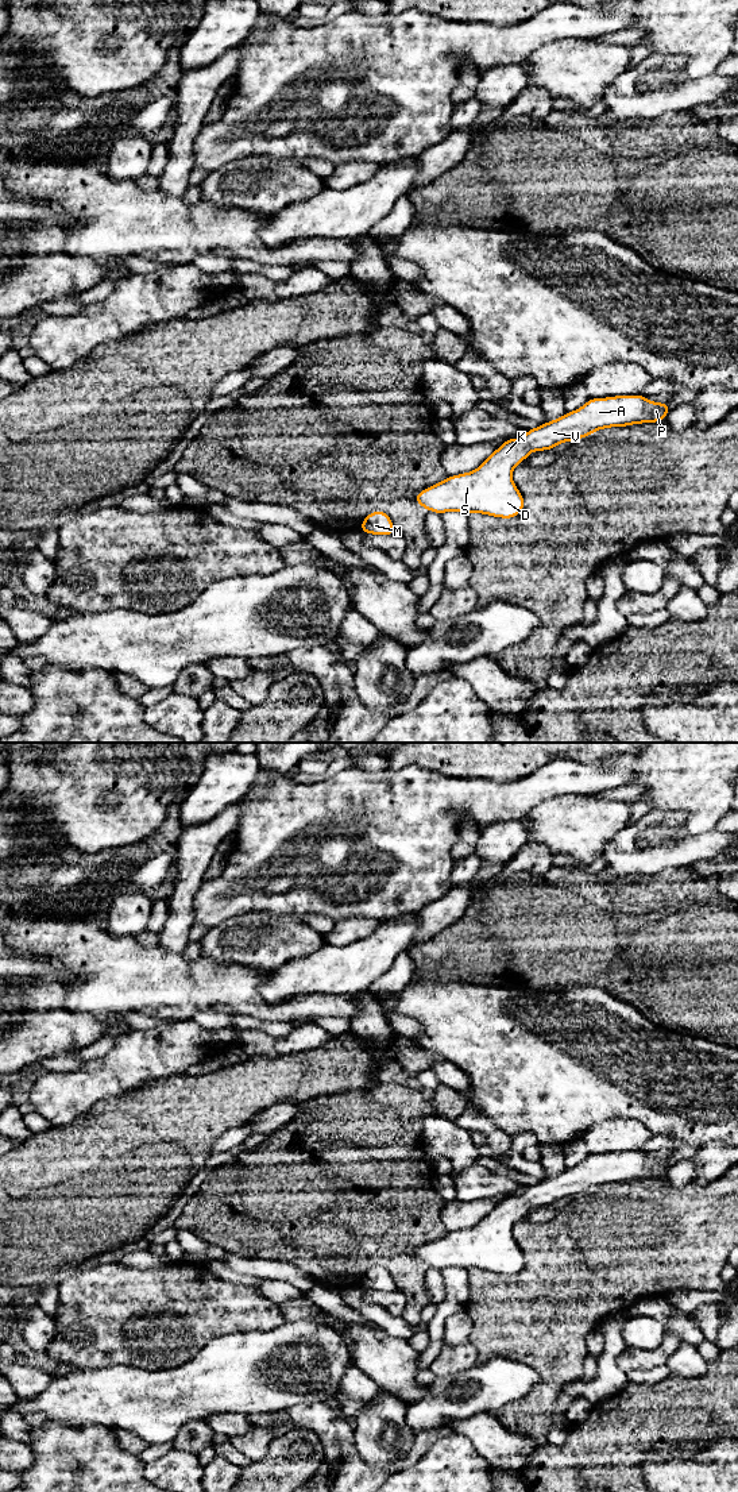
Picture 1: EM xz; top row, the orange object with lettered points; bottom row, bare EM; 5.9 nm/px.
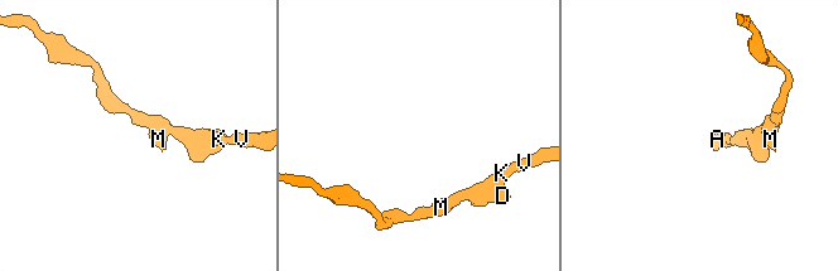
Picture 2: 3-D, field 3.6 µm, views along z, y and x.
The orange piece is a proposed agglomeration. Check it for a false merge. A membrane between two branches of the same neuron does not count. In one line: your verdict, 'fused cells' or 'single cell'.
single cell

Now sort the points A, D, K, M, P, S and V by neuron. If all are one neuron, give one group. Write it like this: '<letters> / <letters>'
A D K M P S V

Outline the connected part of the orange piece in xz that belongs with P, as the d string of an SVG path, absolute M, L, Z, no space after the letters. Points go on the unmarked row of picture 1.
M641 1150L588 1154L581 1164L528 1185L522 1195L509 1194L476 1226L449 1231L417 1249L414 1257L437 1271L457 1267L507 1276L517 1273L525 1264L525 1256L511 1229L530 1208L553 1206L598 1185L661 1179L669 1168L668 1156L654 1160Z

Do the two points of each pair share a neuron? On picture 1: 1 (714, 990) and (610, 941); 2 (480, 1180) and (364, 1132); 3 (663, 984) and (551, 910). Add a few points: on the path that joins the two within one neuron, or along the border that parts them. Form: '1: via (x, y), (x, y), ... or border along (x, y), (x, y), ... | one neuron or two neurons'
1: via (688, 964), (671, 948), (636, 943) | one neuron
2: border along (422, 1148), (425, 1160), (436, 1174) | two neurons
3: via (634, 960), (602, 933), (579, 930) | one neuron

